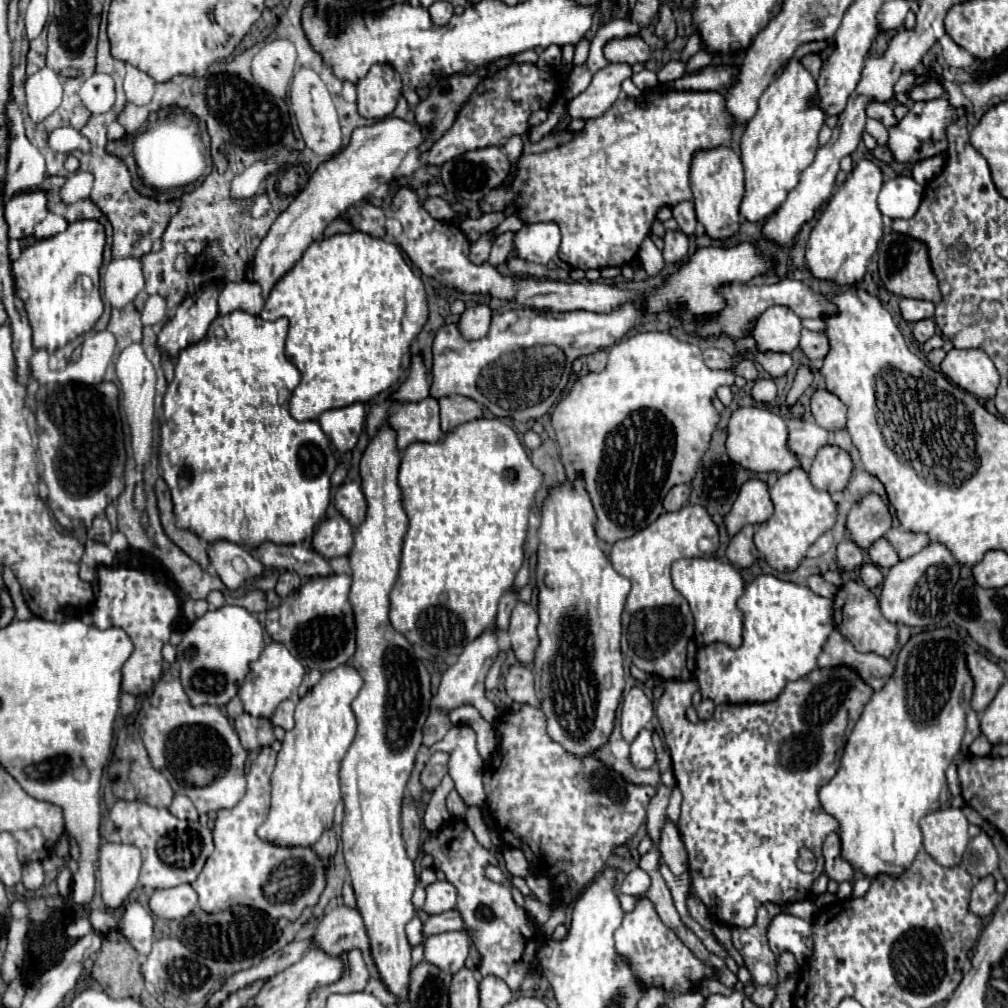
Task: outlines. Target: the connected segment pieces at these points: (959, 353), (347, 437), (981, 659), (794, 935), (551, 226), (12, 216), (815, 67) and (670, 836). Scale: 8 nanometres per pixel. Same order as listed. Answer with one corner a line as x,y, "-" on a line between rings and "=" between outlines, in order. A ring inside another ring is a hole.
952,349
946,353
940,369
952,383
974,397
990,399
996,395
1000,375
982,349
=
352,403
340,409
330,409
324,411
318,419
322,431
328,435
328,439
332,441
332,445
346,453
350,451
362,429
364,429
364,405
362,403
=
974,653
974,655
968,657
968,669
974,677
972,709
978,713
978,711
984,711
990,705
996,691
1004,683
1004,671
980,653
=
786,913
776,915
772,919
772,925
768,927
768,941
776,957
788,951
796,957
798,965
804,965
812,955
810,923
794,915
786,915
=
554,221
524,225
514,239
518,257
546,265
560,247
560,229
=
44,191
36,193
20,193
4,203
4,219
8,225
10,239
30,237
34,233
34,225
40,223
48,215
=
817,53
807,54
802,59
802,64
808,69
814,78
820,75
820,68
822,66
822,59
=
666,817
664,827
660,831
660,841
658,841
658,849
662,853
662,860
674,875
680,875
688,869
688,855
684,853
684,843
680,841
678,829
676,825

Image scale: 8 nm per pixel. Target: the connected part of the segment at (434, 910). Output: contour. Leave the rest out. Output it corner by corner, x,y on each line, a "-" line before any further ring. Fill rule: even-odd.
434,881
426,887
426,903
424,903
424,911
428,915
438,915
444,913
448,909
456,907
456,889
452,883
448,881

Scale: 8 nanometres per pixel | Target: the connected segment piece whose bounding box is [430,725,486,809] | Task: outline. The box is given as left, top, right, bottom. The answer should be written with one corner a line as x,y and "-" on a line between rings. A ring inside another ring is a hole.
454,725
442,741
430,747
430,751
450,753
450,777
466,807
486,807
486,795
482,789
482,759
476,749
476,733
468,725

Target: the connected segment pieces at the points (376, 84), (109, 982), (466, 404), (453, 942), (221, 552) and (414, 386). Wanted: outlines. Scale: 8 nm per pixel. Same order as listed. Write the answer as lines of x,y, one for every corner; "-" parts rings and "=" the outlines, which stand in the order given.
378,63
372,65
368,75
360,83
356,83
356,87
358,87
358,113
366,119
384,119
392,115
392,111
396,109
396,101
402,95
400,75
390,65
378,65
=
110,931
104,935
102,949
94,961
92,977
112,999
132,997
142,1001
144,977
136,957
136,949
120,931
=
442,397
440,399
440,419
442,419
442,431
452,431
456,425
462,425
466,421
474,421
482,417
482,405
468,397
=
452,931
446,935
430,935
424,941
424,961
446,973
456,973
464,967
472,935
468,931
=
216,541
208,547
208,557
222,583
236,591
248,579
256,579
264,573
264,565
250,555
242,545
230,541
=
412,355
410,373
400,383
400,387
390,395
390,399
398,401
398,403
404,403
404,401
416,403
416,401
426,399
428,395
430,395
430,385
428,385
428,379
426,379
424,357
422,355

